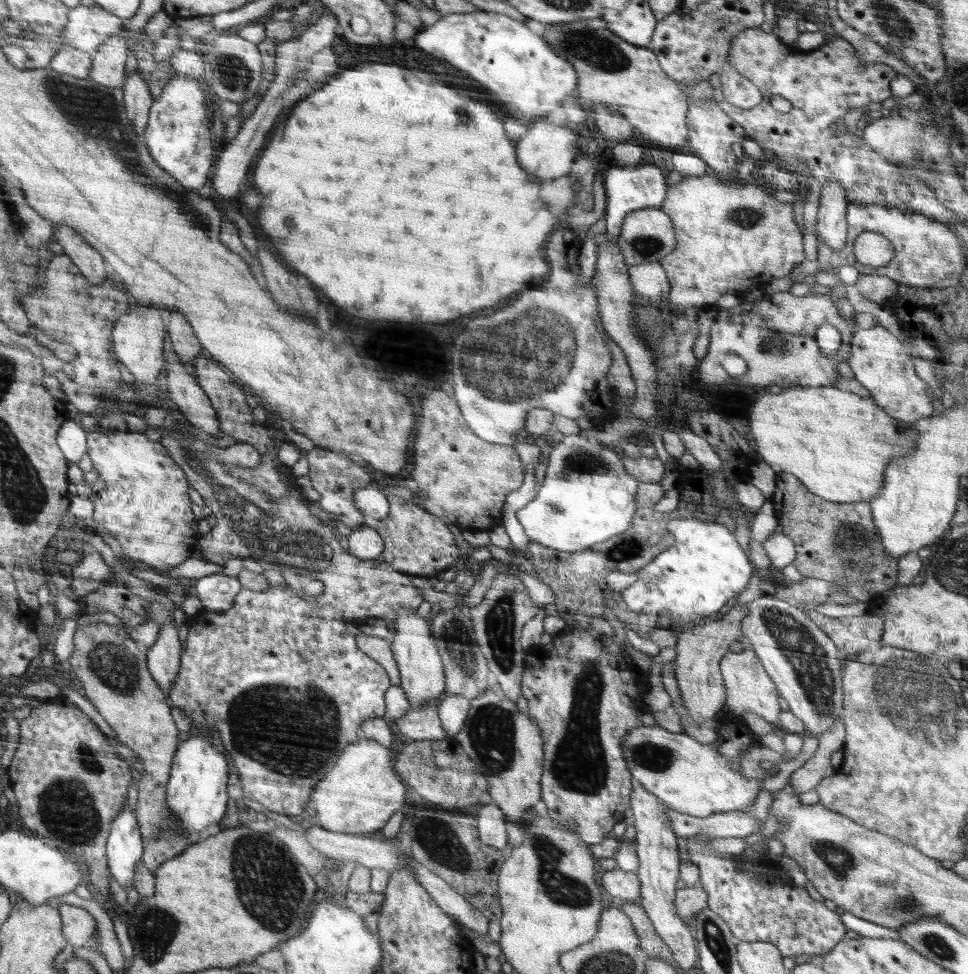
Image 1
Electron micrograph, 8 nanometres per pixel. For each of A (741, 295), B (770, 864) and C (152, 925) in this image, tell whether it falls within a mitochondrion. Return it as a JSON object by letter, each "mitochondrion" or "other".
{"A":"other","B":"other","C":"mitochondrion"}

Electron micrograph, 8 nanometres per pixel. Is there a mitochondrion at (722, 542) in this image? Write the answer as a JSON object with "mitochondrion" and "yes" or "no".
{"mitochondrion":"no"}

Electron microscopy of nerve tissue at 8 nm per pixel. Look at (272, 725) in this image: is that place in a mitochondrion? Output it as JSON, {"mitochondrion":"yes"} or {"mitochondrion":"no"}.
{"mitochondrion":"yes"}

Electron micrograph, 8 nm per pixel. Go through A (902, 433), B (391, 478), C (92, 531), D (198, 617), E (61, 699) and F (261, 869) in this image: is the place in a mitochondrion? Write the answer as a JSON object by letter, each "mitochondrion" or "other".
{"A":"mitochondrion","B":"other","C":"other","D":"other","E":"other","F":"mitochondrion"}

